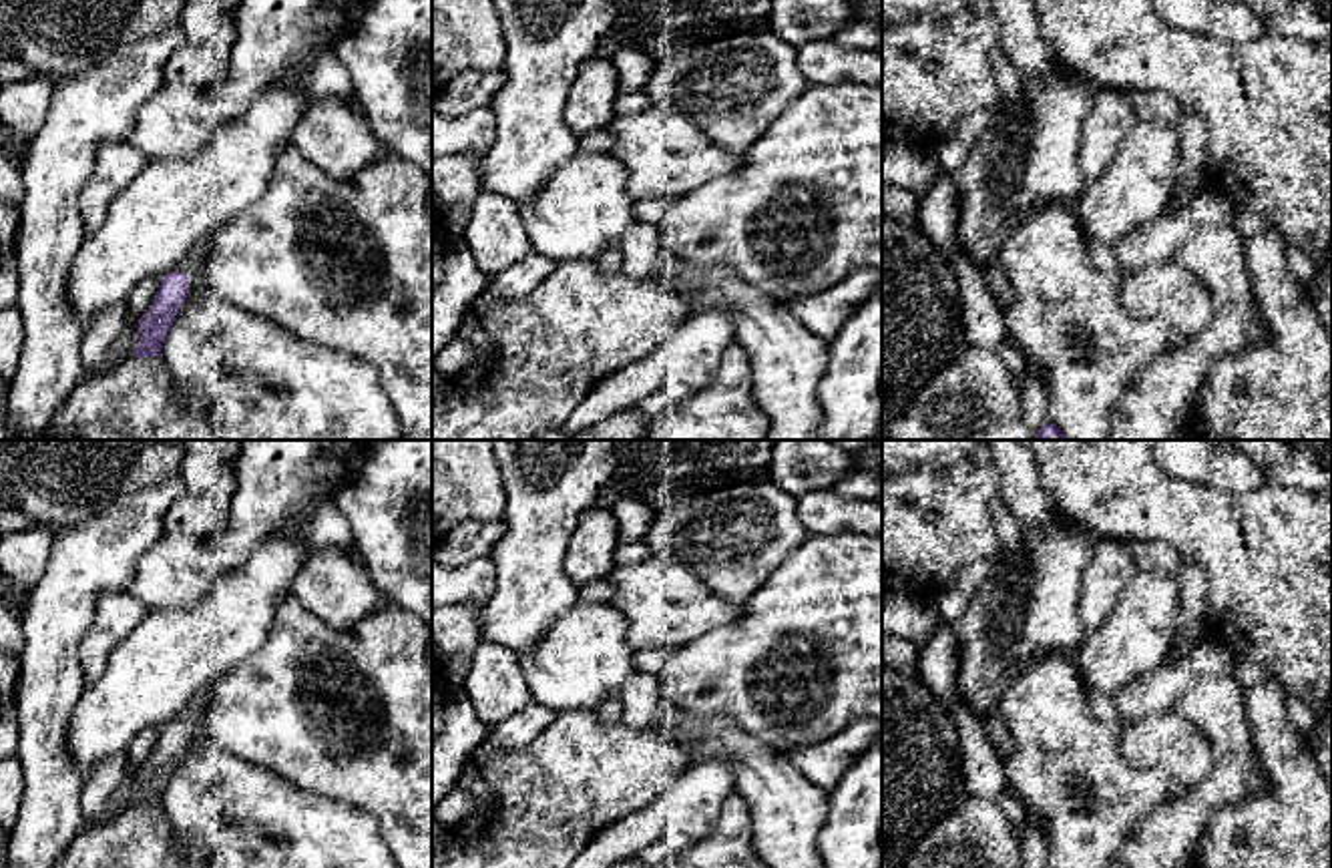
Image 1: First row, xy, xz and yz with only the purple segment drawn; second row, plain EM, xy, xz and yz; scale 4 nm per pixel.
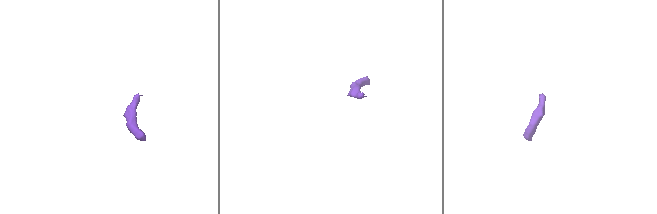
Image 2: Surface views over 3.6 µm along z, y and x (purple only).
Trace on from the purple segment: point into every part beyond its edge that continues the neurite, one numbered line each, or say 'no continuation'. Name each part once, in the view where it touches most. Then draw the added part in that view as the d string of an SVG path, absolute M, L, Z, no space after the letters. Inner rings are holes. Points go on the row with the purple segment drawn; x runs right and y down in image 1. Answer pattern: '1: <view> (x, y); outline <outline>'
1: xy (195, 272); outline M197 263L193 267L175 267L173 271L183 271L189 279L187 279L187 289L193 287L193 283L203 277L205 273L205 263Z

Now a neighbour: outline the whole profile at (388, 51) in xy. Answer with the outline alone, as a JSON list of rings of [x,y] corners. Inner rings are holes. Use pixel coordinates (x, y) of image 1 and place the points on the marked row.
[[[360,0],[360,6],[356,24],[336,44],[354,84],[354,102],[382,147],[416,163],[432,181],[432,0]]]

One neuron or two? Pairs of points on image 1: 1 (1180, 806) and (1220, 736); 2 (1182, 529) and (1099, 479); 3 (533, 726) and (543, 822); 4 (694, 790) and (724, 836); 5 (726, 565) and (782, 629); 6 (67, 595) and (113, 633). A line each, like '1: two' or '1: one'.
1: one
2: one
3: two
4: two
5: two
6: two

